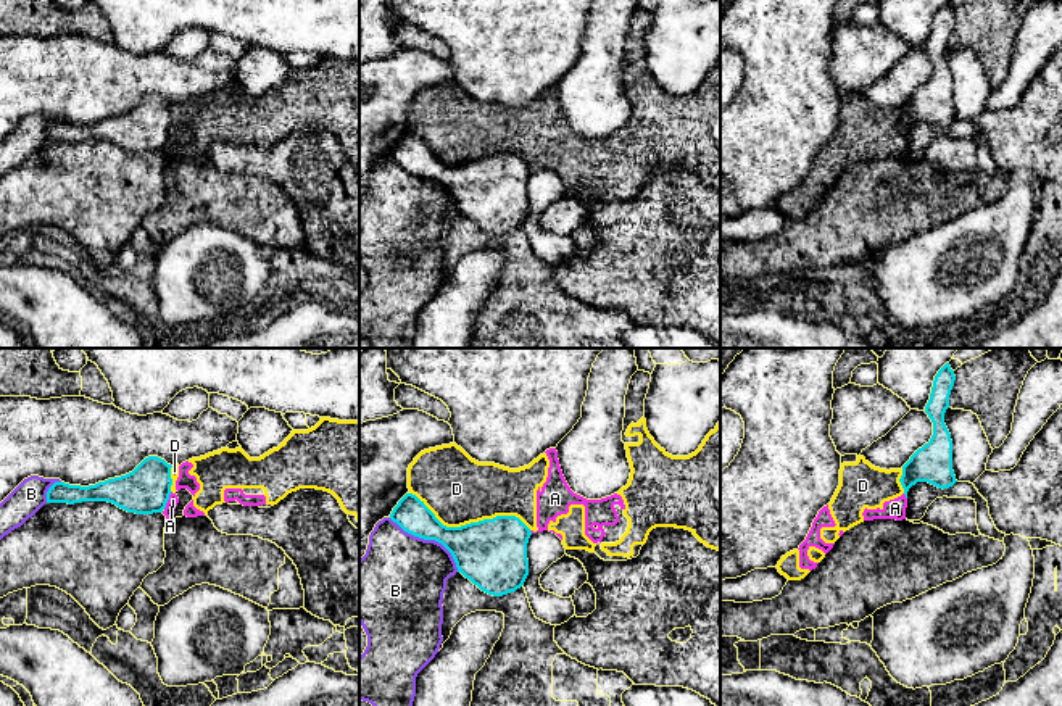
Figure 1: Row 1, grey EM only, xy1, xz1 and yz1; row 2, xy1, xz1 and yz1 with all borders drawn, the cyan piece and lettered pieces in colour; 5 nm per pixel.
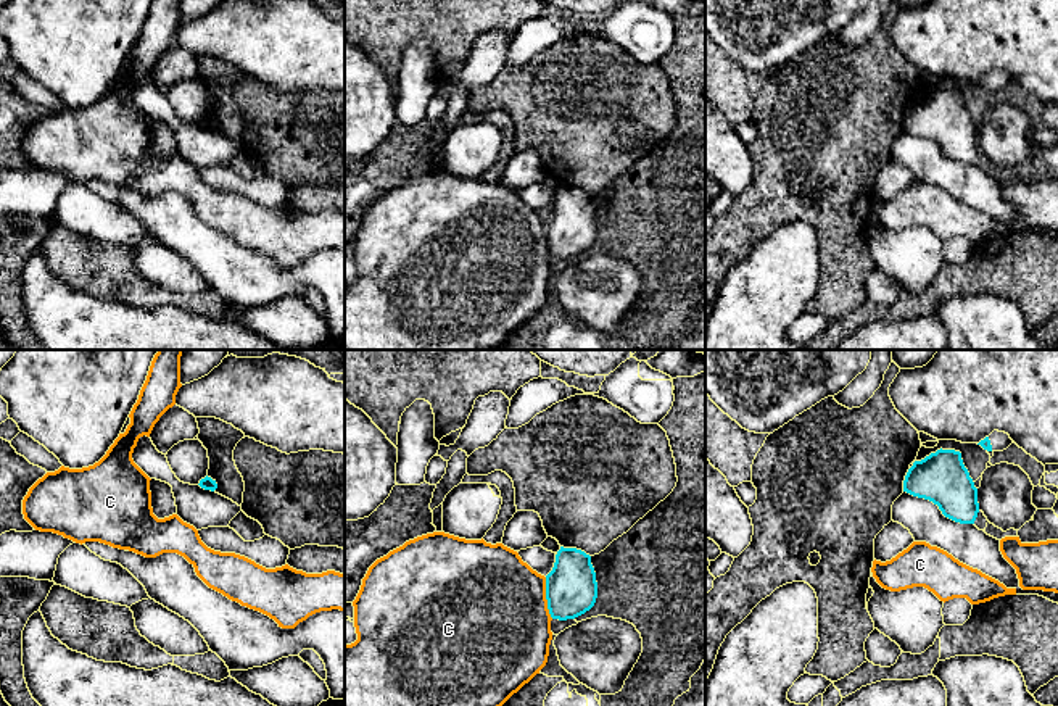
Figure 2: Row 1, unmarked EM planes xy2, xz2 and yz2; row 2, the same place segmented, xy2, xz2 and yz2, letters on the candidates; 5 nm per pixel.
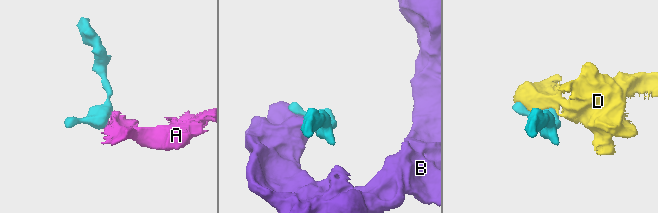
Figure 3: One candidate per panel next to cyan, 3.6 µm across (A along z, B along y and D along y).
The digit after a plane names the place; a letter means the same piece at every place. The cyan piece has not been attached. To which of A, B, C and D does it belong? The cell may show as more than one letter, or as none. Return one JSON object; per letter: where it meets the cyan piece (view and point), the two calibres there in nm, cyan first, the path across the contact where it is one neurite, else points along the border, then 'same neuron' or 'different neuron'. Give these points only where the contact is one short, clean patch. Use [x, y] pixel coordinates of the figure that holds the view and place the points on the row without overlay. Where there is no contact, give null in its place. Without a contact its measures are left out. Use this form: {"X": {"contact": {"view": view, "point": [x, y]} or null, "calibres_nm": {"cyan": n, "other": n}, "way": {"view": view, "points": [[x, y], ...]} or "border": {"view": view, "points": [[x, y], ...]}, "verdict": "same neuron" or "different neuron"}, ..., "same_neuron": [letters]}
{"A": {"contact": {"view": "xy1", "point": [168, 137]}, "calibres_nm": {"cyan": 240, "other": 50}, "border": {"view": "xy1", "points": [[171, 131], [163, 147]]}, "verdict": "different neuron"}, "B": {"contact": {"view": "xz1", "point": [429, 178]}, "calibres_nm": {"cyan": 260, "other": 440}, "verdict": "different neuron"}, "C": {"contact": {"view": "xz2", "point": [546, 237]}, "calibres_nm": {"cyan": 260, "other": 500}, "verdict": "different neuron"}, "D": {"contact": {"view": "xz1", "point": [471, 161]}, "calibres_nm": {"cyan": 340, "other": 340}, "verdict": "different neuron"}, "same_neuron": []}

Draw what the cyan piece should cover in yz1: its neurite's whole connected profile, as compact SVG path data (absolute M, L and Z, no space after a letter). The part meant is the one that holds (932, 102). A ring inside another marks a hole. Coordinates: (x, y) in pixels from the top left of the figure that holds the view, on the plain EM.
M946 2L935 15L930 39L925 52L933 61L933 74L928 82L919 87L902 105L899 118L904 134L917 121L928 121L938 127L949 127L957 119L952 110L952 79L944 63L944 52L949 47L949 34L956 15L949 2Z

